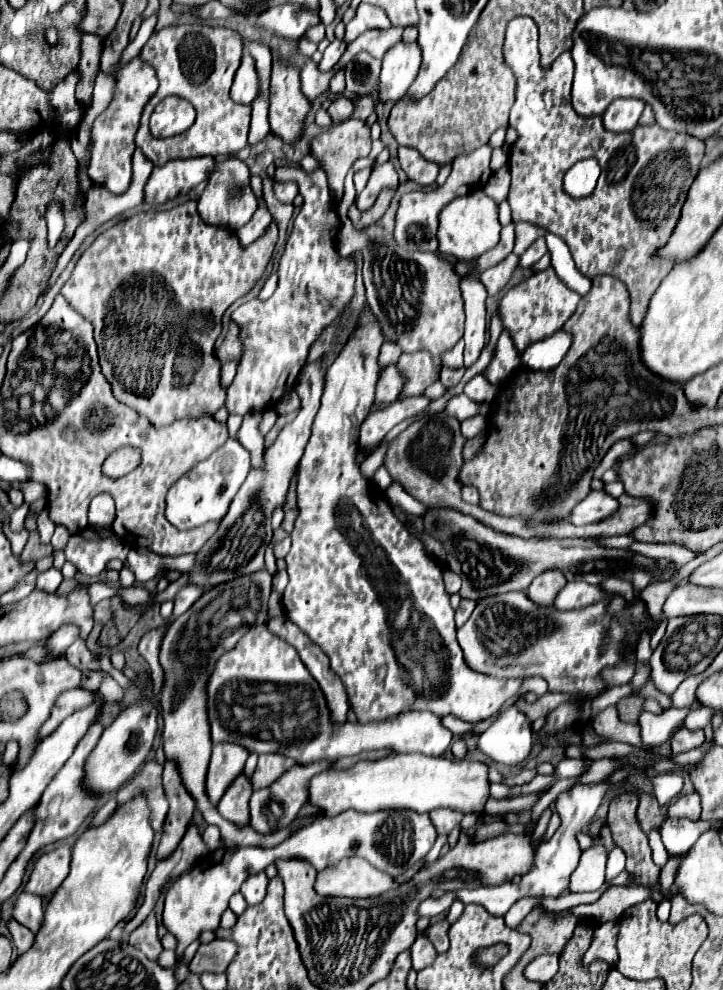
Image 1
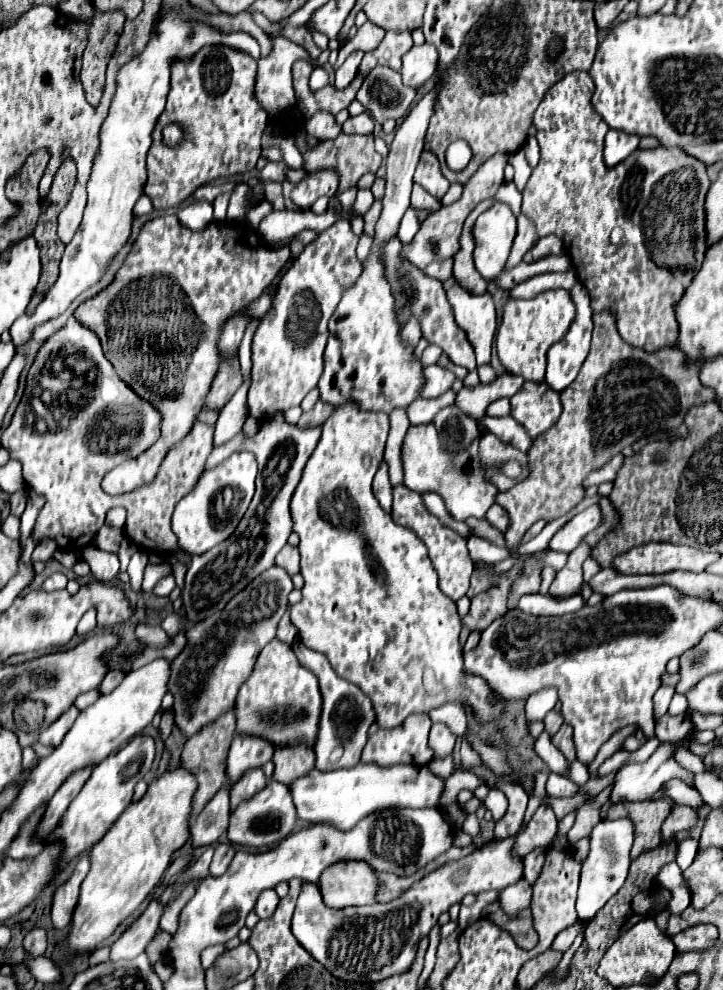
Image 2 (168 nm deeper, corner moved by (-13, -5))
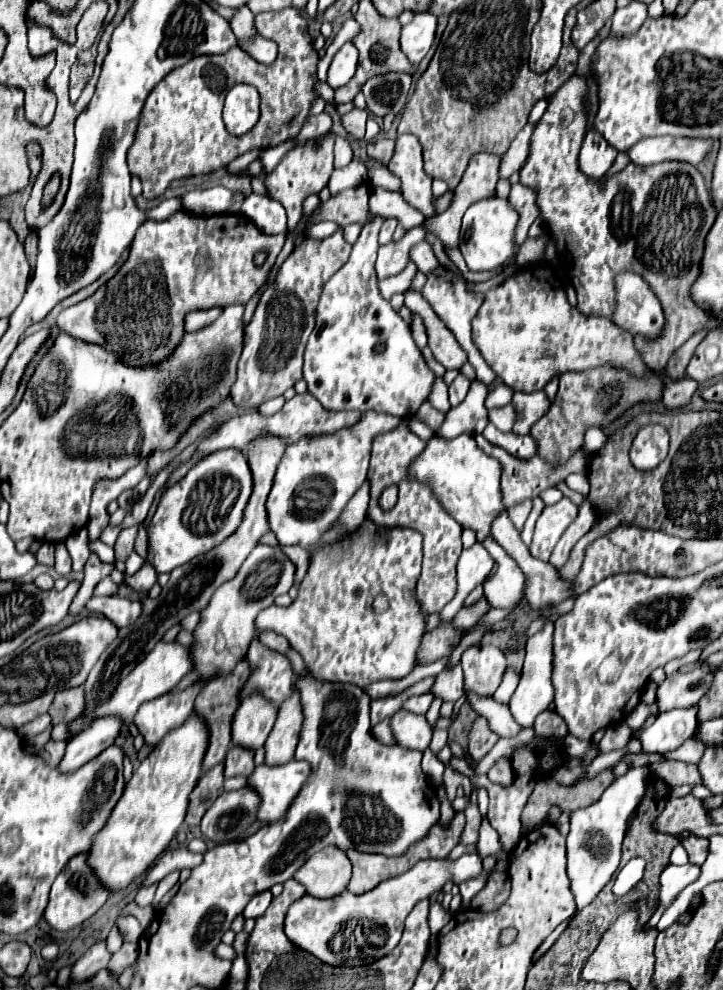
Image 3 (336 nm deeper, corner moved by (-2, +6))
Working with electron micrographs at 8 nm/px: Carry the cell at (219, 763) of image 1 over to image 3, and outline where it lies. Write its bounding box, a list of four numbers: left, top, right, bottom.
[232,693,278,749]

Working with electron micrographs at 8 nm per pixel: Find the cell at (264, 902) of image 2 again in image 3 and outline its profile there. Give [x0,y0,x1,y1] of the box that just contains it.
[244,891,272,919]

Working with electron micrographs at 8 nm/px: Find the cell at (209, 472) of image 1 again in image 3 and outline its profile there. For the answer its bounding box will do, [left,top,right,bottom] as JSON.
[146,449,252,575]

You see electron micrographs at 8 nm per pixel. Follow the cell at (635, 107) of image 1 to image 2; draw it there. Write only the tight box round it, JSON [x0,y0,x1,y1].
[605,130,641,168]

